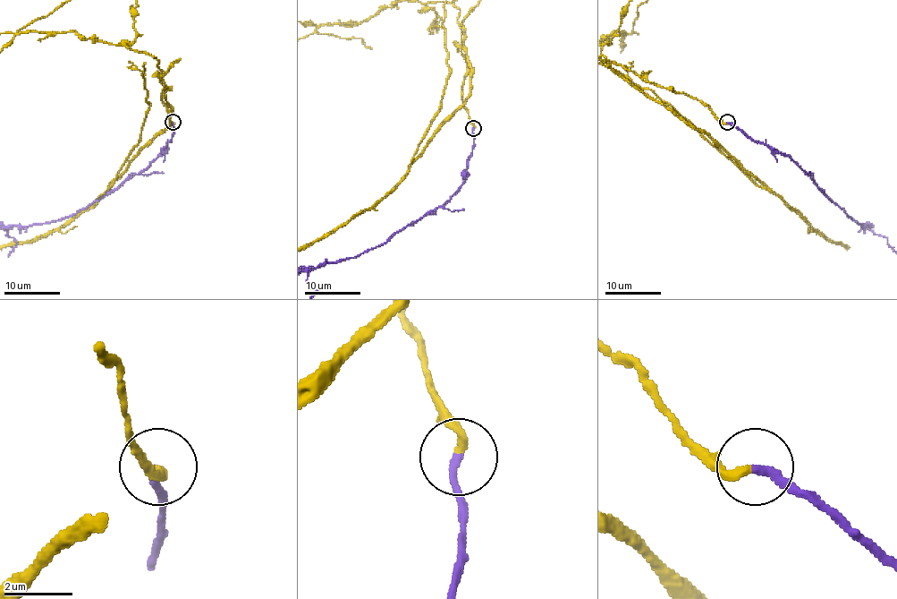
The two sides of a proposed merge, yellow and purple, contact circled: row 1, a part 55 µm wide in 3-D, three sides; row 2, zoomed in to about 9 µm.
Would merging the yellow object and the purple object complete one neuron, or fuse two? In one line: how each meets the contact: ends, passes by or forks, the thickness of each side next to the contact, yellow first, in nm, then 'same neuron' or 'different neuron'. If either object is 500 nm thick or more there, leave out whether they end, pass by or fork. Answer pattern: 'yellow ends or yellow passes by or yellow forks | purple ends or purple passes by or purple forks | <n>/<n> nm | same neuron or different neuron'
yellow ends | purple ends | 260/240 nm | same neuron

